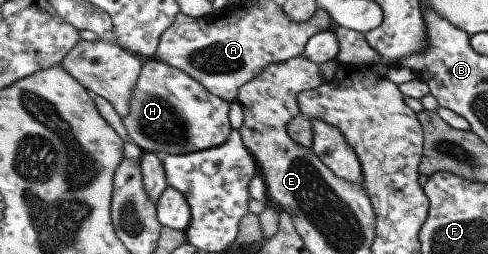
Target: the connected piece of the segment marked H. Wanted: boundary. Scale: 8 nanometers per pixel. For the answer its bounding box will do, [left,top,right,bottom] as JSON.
[123,58,232,155]

